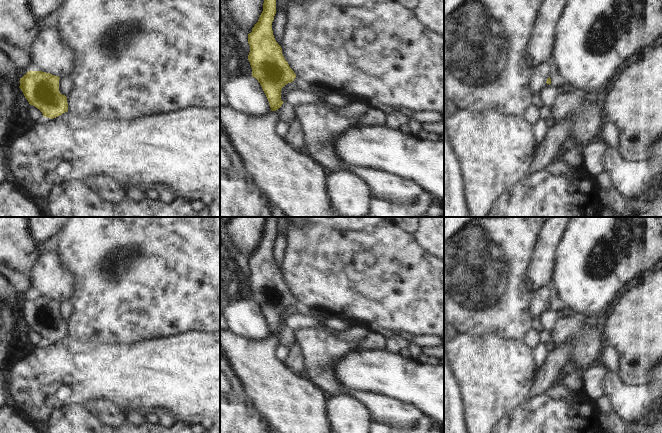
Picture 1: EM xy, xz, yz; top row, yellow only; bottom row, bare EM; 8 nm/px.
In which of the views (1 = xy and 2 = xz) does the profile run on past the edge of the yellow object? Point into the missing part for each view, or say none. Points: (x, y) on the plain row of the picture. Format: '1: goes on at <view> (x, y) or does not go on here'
1: does not go on here
2: goes on at xz (300, 308)

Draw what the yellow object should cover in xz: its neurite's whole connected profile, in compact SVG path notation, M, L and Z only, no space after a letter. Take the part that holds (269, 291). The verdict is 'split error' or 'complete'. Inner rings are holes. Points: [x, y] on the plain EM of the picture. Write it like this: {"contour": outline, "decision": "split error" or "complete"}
{"contour": "M265 217L263 235L252 256L248 258L248 284L252 292L252 301L260 307L271 335L278 334L284 327L281 324L281 314L286 308L293 306L296 313L310 315L308 307L290 292L282 278L281 270L274 262L272 246L275 238L276 217Z", "decision": "split error"}

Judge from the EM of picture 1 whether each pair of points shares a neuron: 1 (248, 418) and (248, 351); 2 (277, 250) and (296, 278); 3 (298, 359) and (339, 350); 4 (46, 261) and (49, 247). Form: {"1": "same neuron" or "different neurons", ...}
{"1": "different neurons", "2": "different neurons", "3": "different neurons", "4": "same neuron"}

